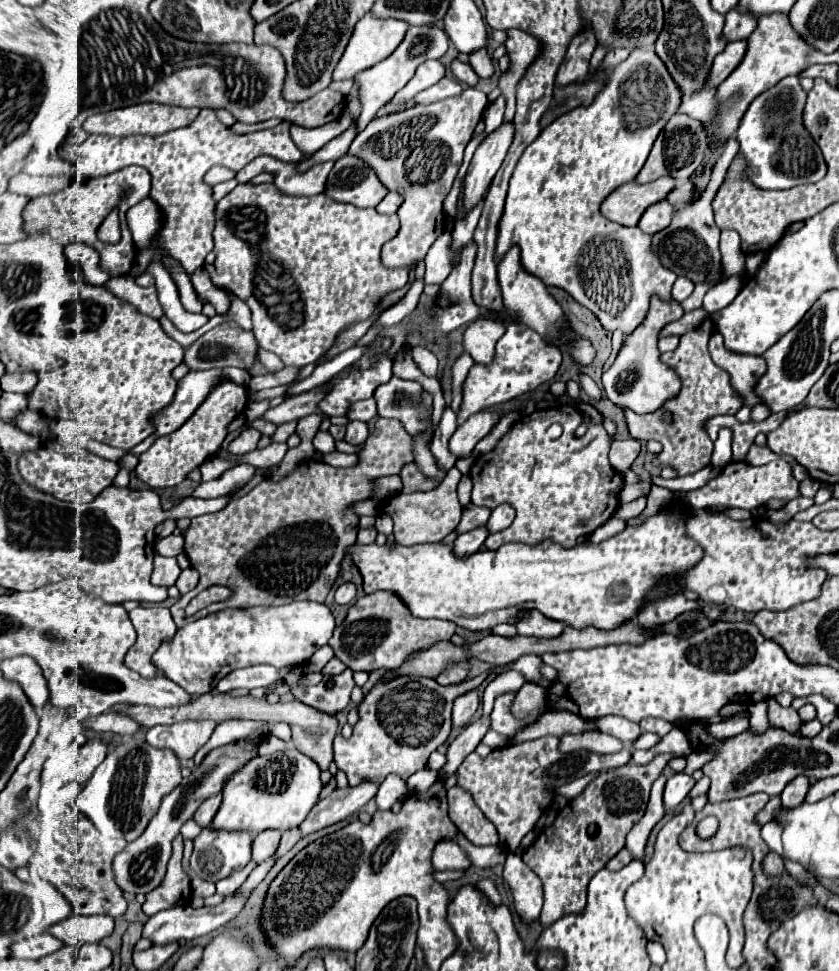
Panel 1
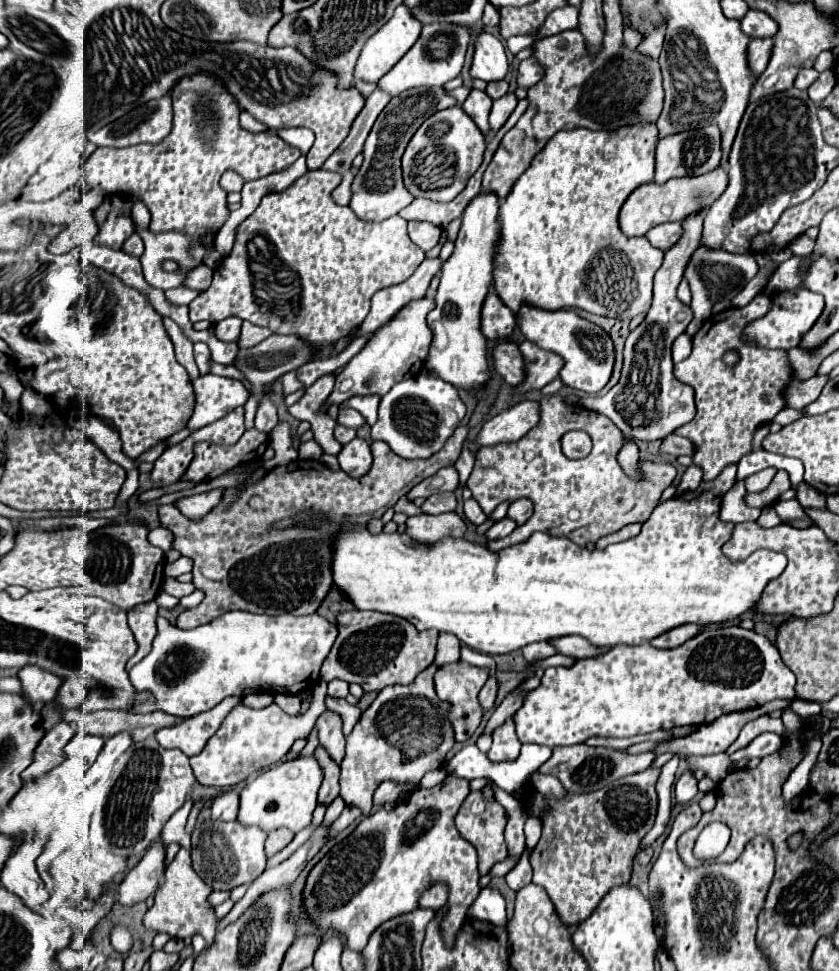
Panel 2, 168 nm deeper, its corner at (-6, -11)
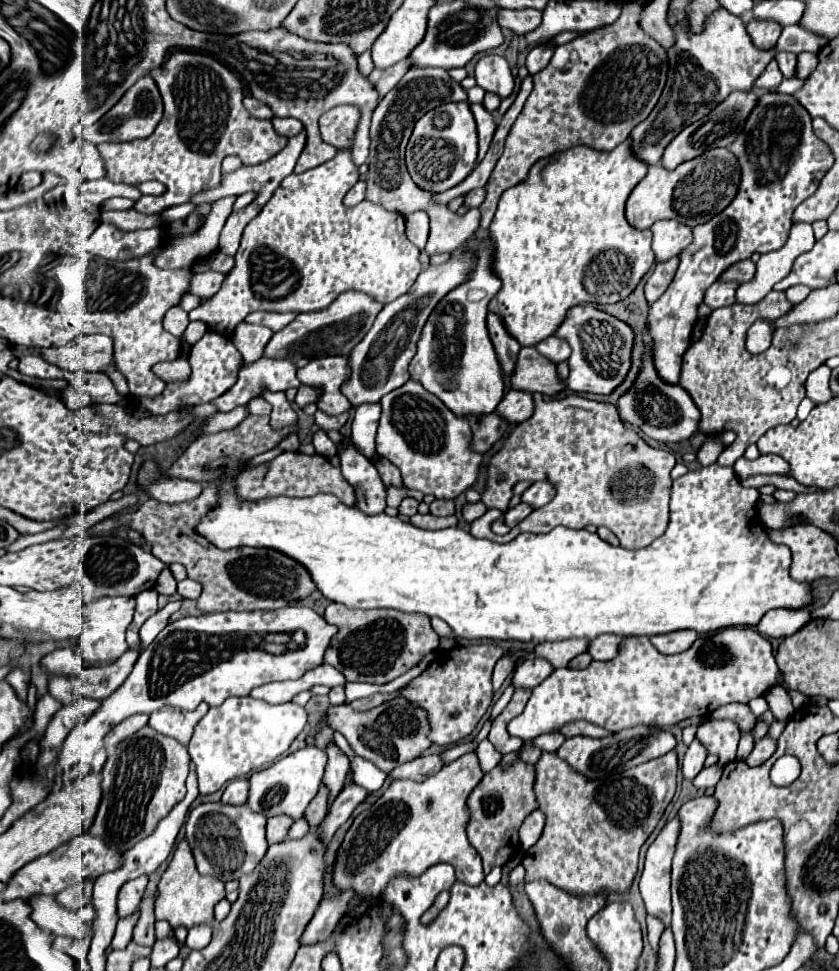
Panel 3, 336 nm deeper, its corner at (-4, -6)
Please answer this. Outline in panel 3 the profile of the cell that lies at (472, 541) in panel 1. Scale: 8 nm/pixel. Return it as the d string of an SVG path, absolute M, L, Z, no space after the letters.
M519 502L517 506L513 506L513 508L507 510L507 514L505 514L505 524L507 524L509 528L513 528L513 526L517 526L521 520L525 520L531 512L533 512L533 506L529 506L527 502Z

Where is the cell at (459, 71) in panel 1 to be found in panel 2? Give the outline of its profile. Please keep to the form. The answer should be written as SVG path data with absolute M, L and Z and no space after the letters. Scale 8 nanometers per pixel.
M471 89L467 101L463 103L463 111L477 123L477 127L485 135L489 133L487 117L489 117L489 111L491 111L491 103L493 103L493 99L485 91L481 91L481 89Z

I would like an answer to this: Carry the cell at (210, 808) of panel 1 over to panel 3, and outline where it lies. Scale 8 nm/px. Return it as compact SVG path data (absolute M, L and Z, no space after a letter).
M239 778L235 782L231 782L225 792L221 802L223 804L245 804L247 802L247 794L249 794L249 780L247 778Z

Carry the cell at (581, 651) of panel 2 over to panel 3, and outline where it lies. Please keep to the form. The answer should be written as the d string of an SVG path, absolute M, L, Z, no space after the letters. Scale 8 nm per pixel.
M603 634L595 640L591 640L587 652L593 656L593 660L611 660L619 652L621 640L623 640L623 636L619 636L619 634Z

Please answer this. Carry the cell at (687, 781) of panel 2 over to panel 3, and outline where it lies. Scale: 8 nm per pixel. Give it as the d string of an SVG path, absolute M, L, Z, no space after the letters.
M695 738L691 742L685 758L683 758L683 768L681 768L683 770L683 778L685 780L693 780L699 774L699 770L703 768L705 758L707 758L707 748L701 746L701 742Z

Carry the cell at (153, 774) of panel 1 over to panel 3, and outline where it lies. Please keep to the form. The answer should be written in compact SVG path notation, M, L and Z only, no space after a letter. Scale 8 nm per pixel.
M143 726L141 730L137 730L133 736L121 740L115 750L109 754L105 766L103 766L103 798L95 816L95 822L89 830L89 834L103 838L103 842L107 842L107 846L111 846L113 850L125 852L131 846L135 846L135 842L143 840L147 834L151 834L159 822L159 818L165 818L171 810L171 806L175 806L175 802L183 800L185 790L185 780L189 774L189 752L183 744L175 742L175 738L167 738L155 730L151 730L151 726Z

